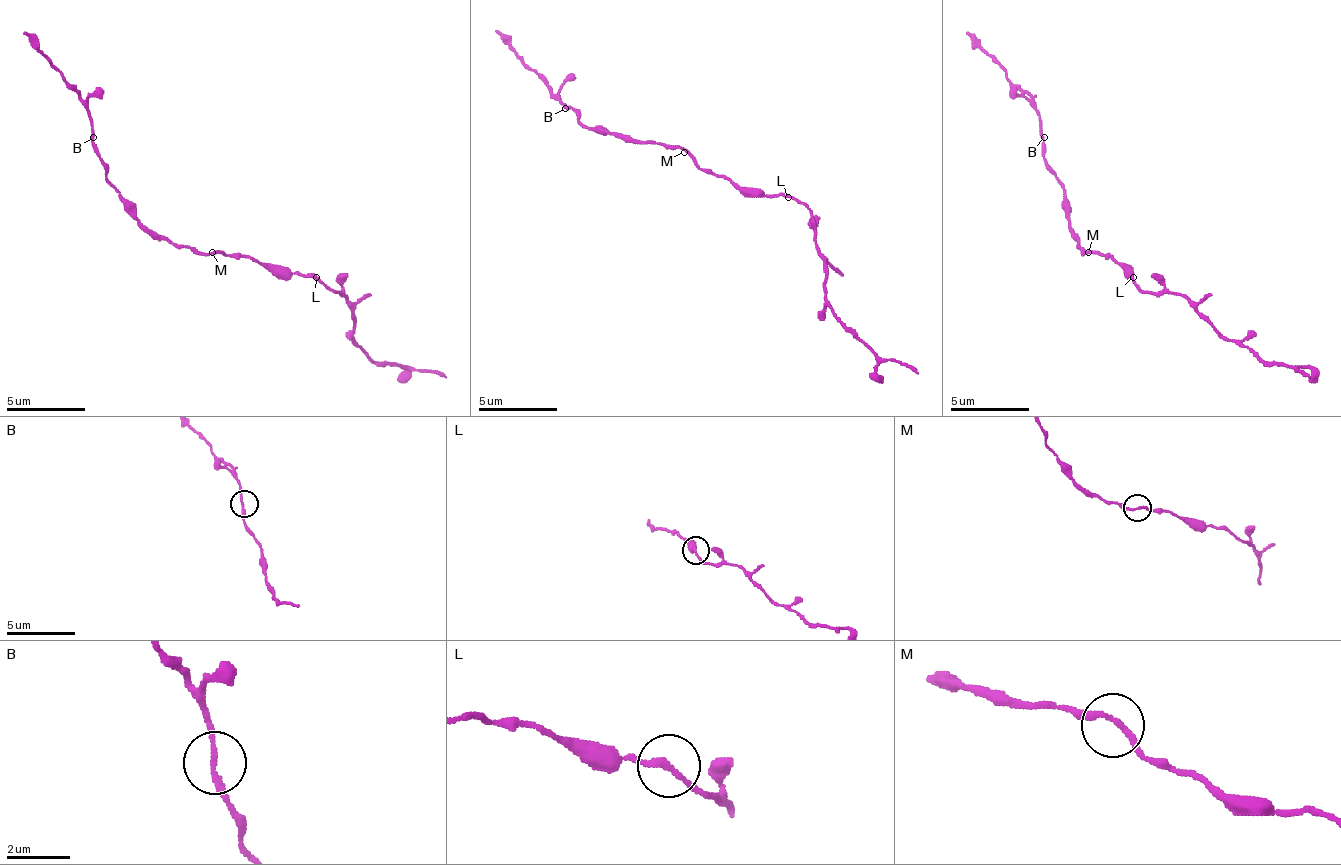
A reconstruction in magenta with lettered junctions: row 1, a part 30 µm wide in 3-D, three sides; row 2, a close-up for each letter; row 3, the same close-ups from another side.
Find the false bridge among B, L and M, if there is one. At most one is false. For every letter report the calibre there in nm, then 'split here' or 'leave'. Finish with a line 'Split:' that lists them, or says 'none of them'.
B: 170 nm | leave
L: 170 nm | split here
M: 170 nm | leave
Split: L

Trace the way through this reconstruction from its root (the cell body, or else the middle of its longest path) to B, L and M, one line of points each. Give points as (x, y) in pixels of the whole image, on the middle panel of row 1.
B: (704, 172), (680, 148), (632, 144), (616, 132), (585, 128), (577, 120), (577, 112), (573, 108), (565, 108)
L: (704, 172), (715, 172), (743, 188), (759, 188), (767, 196), (787, 196)
M: (704, 172), (684, 152)

